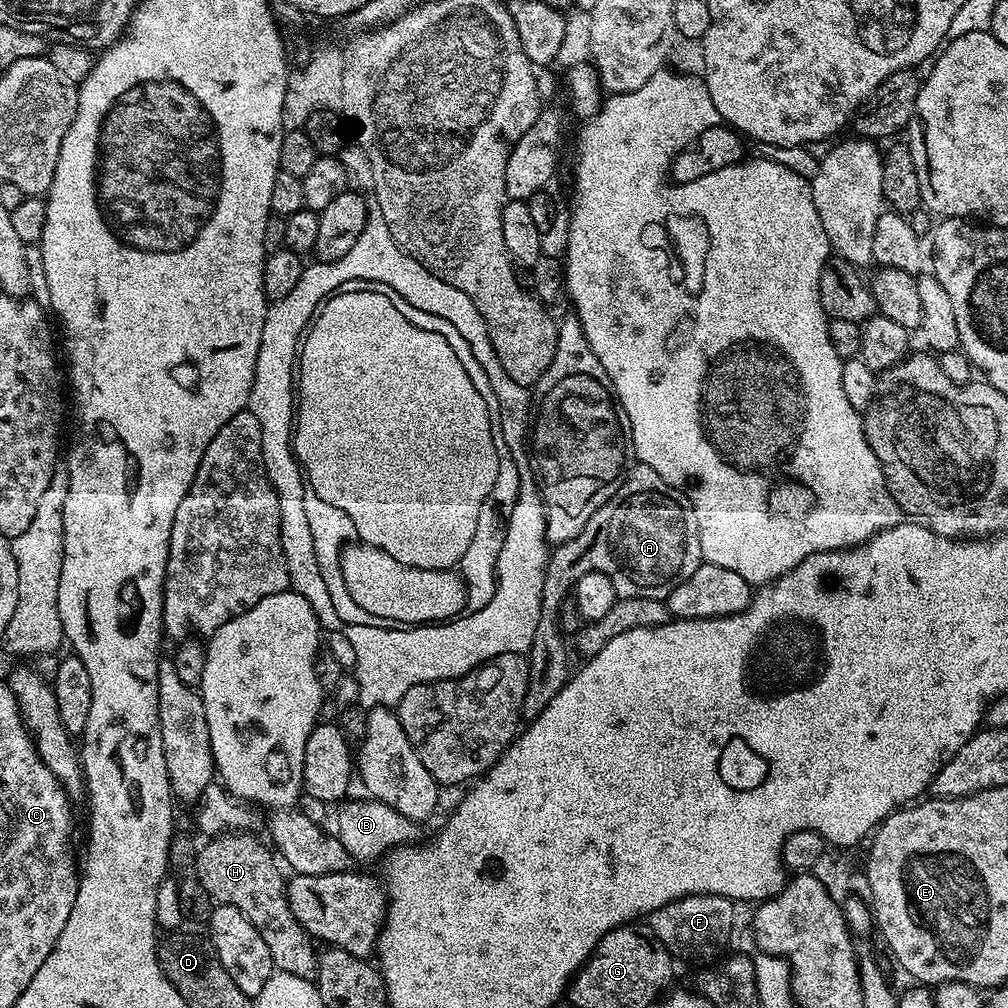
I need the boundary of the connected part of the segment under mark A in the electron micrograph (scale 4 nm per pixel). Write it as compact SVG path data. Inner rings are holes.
M636 462L629 467L628 476L618 486L615 494L604 503L586 522L586 526L573 540L565 544L557 544L551 549L544 575L544 589L542 590L542 606L540 607L540 621L538 630L534 630L532 644L528 647L528 685L524 699L523 719L530 722L550 706L554 694L562 690L568 682L570 669L568 669L568 656L564 653L565 633L560 626L560 607L573 595L578 578L582 574L601 572L614 582L617 597L652 598L667 601L668 595L675 590L700 564L705 563L702 554L702 538L698 534L698 514L690 502L690 498L670 486L650 466Z

